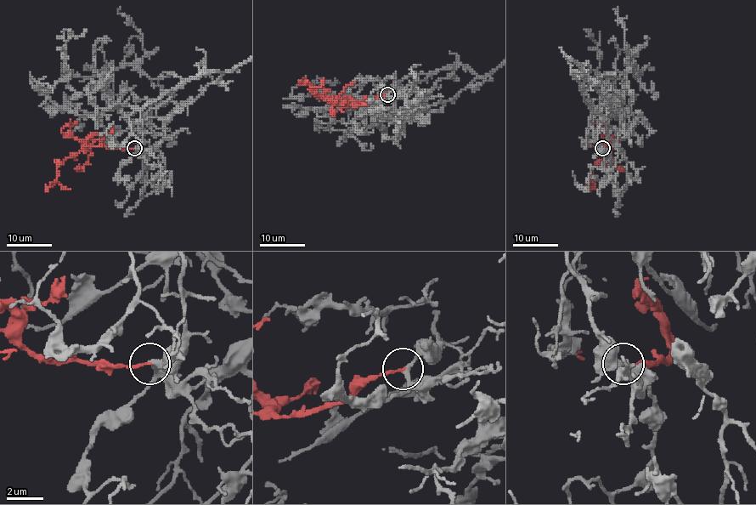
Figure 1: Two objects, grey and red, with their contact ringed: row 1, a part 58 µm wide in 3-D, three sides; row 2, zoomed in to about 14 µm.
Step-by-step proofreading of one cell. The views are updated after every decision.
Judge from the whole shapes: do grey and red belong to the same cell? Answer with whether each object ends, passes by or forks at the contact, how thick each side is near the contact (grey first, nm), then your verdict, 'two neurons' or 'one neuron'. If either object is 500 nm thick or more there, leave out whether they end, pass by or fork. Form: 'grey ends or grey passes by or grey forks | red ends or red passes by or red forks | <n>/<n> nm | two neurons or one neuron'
grey passes by | red ends | 240/150 nm | one neuron

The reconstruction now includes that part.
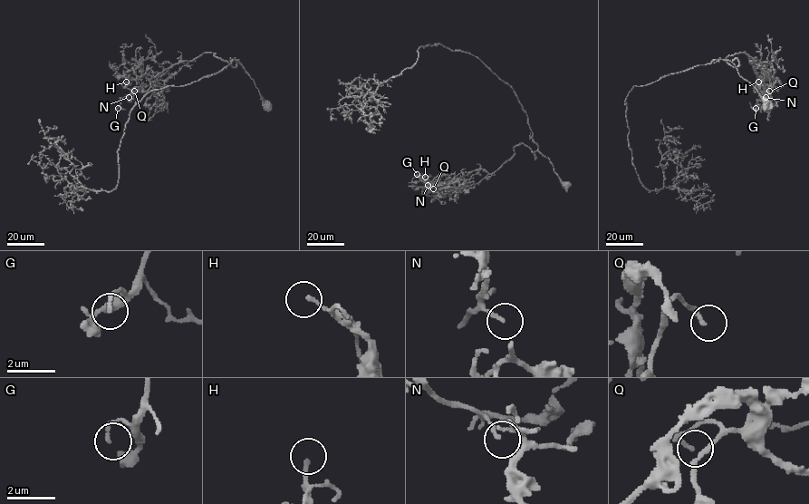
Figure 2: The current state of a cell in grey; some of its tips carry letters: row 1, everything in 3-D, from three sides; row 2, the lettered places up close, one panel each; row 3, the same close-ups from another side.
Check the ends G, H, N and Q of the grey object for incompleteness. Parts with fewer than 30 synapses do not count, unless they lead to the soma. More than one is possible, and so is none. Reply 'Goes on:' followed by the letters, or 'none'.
Goes on: none

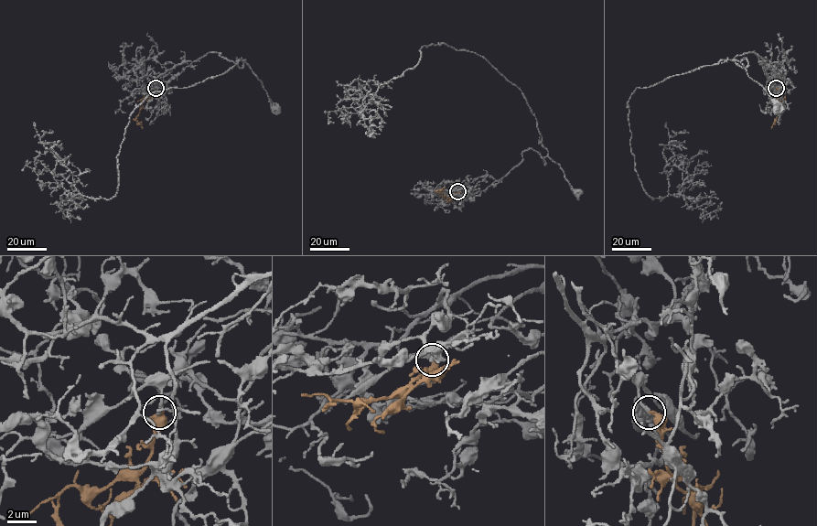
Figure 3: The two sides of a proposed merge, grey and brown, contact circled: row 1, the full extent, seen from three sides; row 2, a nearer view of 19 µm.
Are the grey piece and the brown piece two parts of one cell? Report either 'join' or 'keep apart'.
join

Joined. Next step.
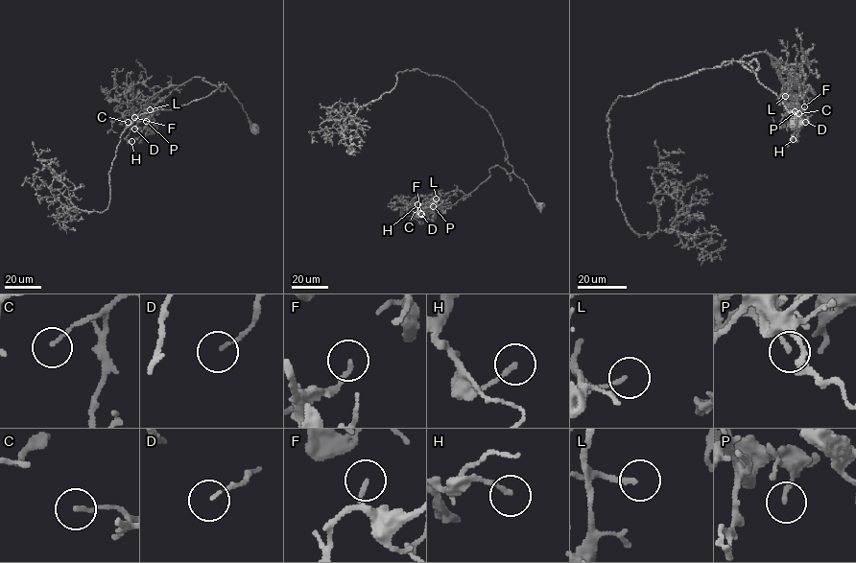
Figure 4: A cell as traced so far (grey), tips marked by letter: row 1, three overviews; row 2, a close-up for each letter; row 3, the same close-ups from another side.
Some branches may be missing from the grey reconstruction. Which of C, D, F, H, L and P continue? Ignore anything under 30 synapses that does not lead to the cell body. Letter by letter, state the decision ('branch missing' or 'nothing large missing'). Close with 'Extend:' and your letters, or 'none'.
C: nothing large missing
D: nothing large missing
F: nothing large missing
H: nothing large missing
L: branch missing
P: nothing large missing
Extend: L

